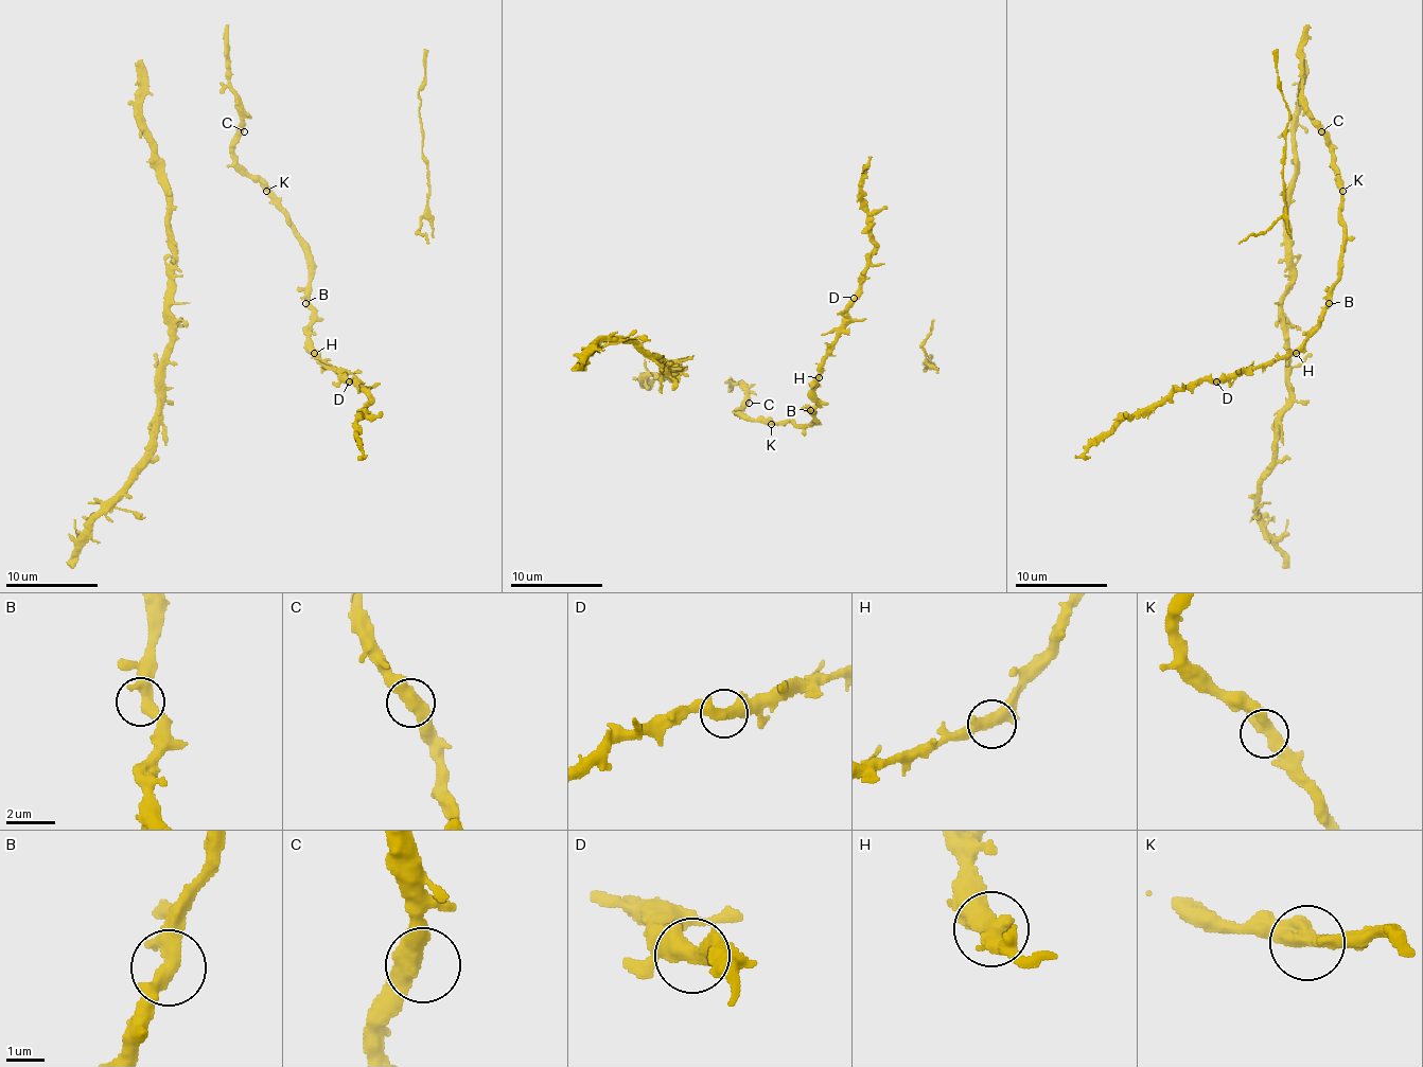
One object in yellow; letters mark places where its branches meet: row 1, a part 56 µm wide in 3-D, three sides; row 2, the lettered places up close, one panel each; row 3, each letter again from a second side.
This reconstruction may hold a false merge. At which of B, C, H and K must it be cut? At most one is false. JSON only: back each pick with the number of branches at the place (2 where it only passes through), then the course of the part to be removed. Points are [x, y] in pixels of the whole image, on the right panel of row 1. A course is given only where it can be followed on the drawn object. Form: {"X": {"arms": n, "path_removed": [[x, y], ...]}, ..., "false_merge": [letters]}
{"false_merge": []}

